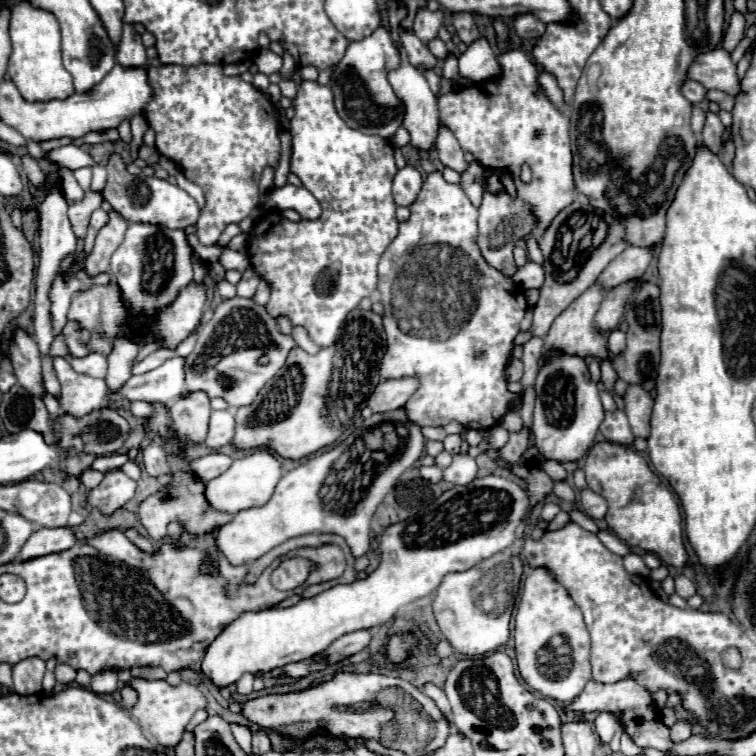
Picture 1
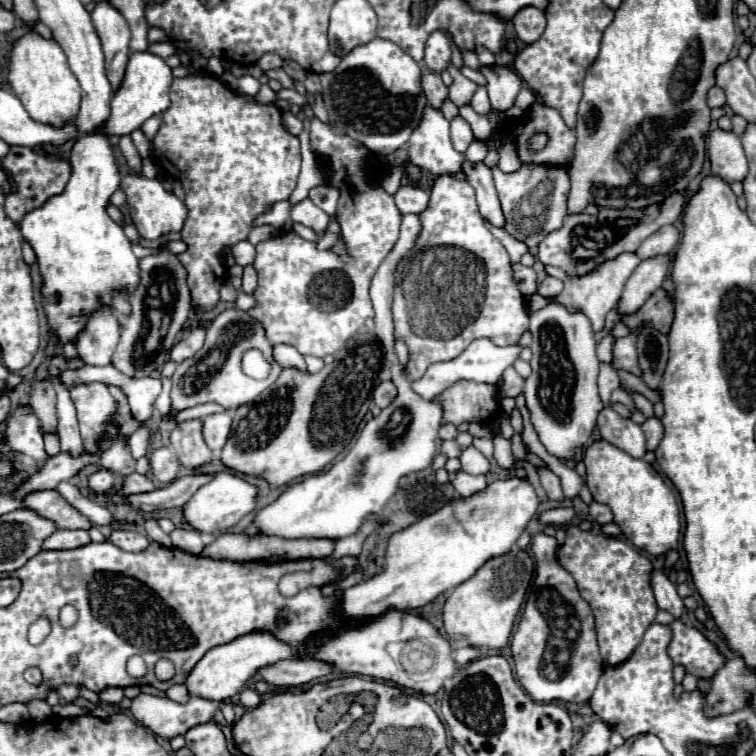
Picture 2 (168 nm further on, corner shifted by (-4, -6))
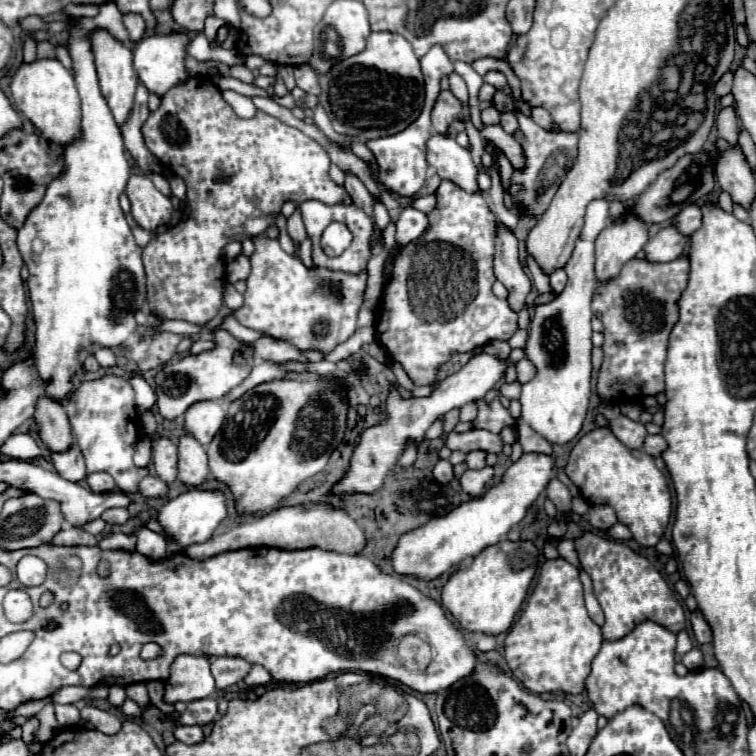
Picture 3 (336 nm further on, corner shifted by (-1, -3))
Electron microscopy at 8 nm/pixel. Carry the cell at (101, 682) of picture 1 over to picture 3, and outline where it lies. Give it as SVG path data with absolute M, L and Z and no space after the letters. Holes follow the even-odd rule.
M109 687L109 697L107 697L107 701L111 703L111 705L115 705L115 707L121 707L123 705L123 701L125 701L125 689L123 687Z

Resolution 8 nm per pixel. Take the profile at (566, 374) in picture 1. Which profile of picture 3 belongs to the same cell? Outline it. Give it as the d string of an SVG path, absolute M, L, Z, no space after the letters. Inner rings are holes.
M597 199L587 205L585 227L575 243L575 251L563 267L569 275L567 287L551 303L535 307L533 321L529 323L529 341L525 347L527 359L535 365L537 375L523 385L521 391L521 417L533 431L549 443L565 445L577 437L587 417L591 401L591 299L595 291L593 279L593 243L609 223L609 203Z

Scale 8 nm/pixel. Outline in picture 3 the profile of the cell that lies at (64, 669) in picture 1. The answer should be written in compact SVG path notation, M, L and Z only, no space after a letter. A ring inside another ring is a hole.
M62 687L52 695L55 704L72 704L85 699L89 695L87 687Z

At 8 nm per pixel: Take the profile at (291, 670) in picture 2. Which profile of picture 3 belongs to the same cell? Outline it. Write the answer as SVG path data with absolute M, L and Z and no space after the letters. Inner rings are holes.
M215 657L213 659L213 677L217 679L217 689L225 689L241 679L251 671L251 663L241 657Z

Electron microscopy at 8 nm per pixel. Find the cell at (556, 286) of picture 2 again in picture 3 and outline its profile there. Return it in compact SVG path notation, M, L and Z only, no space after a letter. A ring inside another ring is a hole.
M555 269L551 275L549 275L549 283L551 283L551 289L553 293L561 293L565 289L565 283L567 283L567 275L563 269Z

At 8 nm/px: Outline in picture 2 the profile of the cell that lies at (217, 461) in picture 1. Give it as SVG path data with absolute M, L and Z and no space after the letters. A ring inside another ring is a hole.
M192 474L192 476L178 478L178 480L170 482L168 486L148 492L148 494L132 494L126 500L130 502L132 508L142 510L142 512L156 512L162 508L184 506L190 500L190 496L208 480L210 480L210 476L206 476L206 474Z

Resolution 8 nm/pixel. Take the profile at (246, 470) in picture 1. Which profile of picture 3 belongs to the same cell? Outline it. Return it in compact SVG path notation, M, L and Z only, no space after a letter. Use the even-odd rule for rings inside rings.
M191 487L189 491L177 495L169 503L165 503L159 511L159 523L163 525L165 533L171 535L171 539L167 541L167 547L169 547L167 553L171 555L173 551L183 551L181 547L187 547L193 543L203 543L205 539L209 539L213 535L213 531L225 517L227 517L227 501L225 501L225 495L217 489Z

